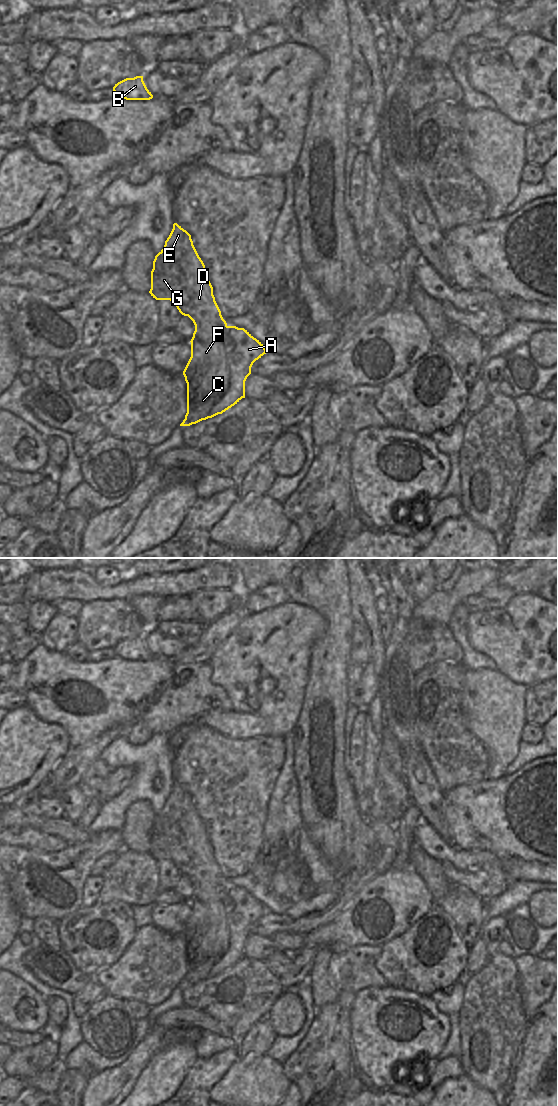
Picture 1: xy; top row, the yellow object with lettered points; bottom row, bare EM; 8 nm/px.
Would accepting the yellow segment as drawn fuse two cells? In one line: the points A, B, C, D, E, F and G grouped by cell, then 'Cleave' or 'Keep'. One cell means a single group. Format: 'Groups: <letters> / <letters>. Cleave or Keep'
Groups: A / B C D E F G. Cleave

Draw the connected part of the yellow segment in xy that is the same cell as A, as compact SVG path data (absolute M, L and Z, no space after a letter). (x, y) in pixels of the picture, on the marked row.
M227 326L227 338L233 341L233 351L227 357L229 385L213 407L209 418L222 414L245 398L245 381L253 363L267 353L263 344L244 328Z

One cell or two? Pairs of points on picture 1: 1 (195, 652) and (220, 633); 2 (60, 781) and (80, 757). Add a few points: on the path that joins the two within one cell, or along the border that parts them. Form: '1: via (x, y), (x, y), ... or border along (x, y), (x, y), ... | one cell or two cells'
1: via (201, 650), (214, 637) | one cell
2: via (65, 775), (74, 763) | one cell

